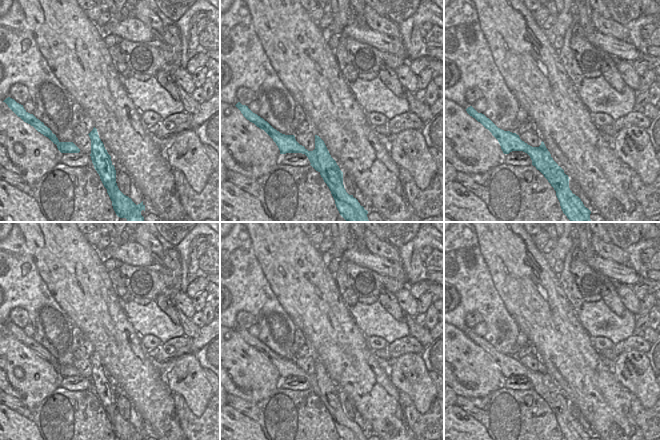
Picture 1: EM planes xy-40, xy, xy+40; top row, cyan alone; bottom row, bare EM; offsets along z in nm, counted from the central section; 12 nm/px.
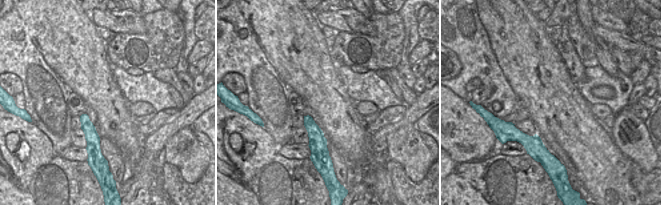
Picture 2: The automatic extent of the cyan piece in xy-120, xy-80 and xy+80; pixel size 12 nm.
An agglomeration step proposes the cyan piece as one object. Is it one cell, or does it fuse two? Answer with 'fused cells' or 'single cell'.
fused cells

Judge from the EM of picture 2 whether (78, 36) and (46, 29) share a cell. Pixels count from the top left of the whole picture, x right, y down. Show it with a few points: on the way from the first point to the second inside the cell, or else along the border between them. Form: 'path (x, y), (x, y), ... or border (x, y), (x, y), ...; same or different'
path (70, 35), (65, 35), (59, 29), (54, 29); same

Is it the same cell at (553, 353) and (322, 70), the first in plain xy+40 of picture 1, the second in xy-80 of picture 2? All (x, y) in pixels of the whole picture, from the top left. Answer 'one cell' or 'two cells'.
one cell

